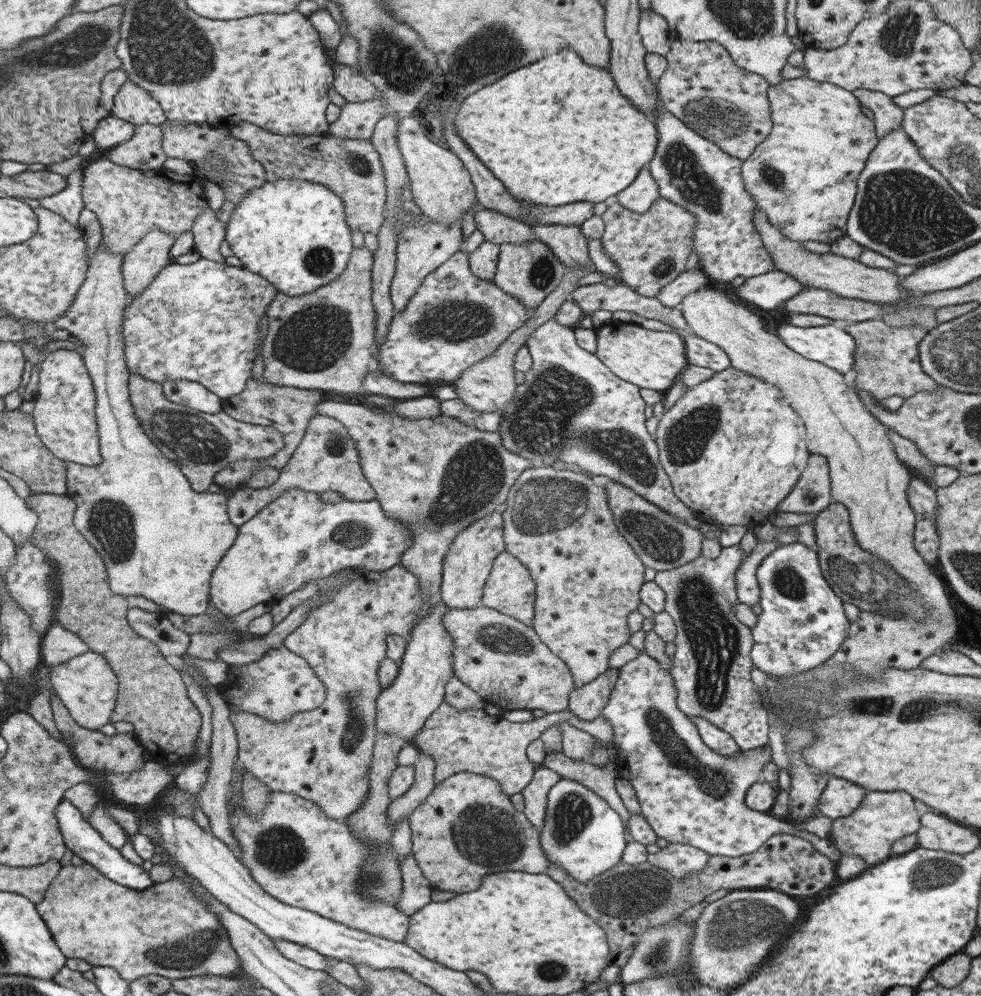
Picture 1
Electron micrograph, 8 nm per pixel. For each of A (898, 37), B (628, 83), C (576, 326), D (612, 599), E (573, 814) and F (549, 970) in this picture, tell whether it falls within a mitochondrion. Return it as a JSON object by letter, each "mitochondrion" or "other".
{"A":"mitochondrion","B":"other","C":"other","D":"other","E":"mitochondrion","F":"mitochondrion"}

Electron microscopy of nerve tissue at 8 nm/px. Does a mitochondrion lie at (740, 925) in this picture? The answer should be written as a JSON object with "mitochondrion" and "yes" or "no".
{"mitochondrion":"yes"}

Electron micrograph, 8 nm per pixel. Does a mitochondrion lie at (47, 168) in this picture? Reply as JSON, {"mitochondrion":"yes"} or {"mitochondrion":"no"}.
{"mitochondrion":"no"}

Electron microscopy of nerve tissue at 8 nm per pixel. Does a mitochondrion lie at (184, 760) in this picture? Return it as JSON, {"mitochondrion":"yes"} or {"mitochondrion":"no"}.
{"mitochondrion":"no"}

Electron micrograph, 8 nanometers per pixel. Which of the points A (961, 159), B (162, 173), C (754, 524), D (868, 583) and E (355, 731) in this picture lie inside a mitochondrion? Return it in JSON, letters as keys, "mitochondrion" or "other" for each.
{"A":"mitochondrion","B":"other","C":"other","D":"mitochondrion","E":"mitochondrion"}

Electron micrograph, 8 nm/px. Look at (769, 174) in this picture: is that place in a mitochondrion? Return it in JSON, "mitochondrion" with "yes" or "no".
{"mitochondrion":"yes"}

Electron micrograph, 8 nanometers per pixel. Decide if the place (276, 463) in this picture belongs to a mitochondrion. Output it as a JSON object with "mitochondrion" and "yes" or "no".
{"mitochondrion":"no"}

